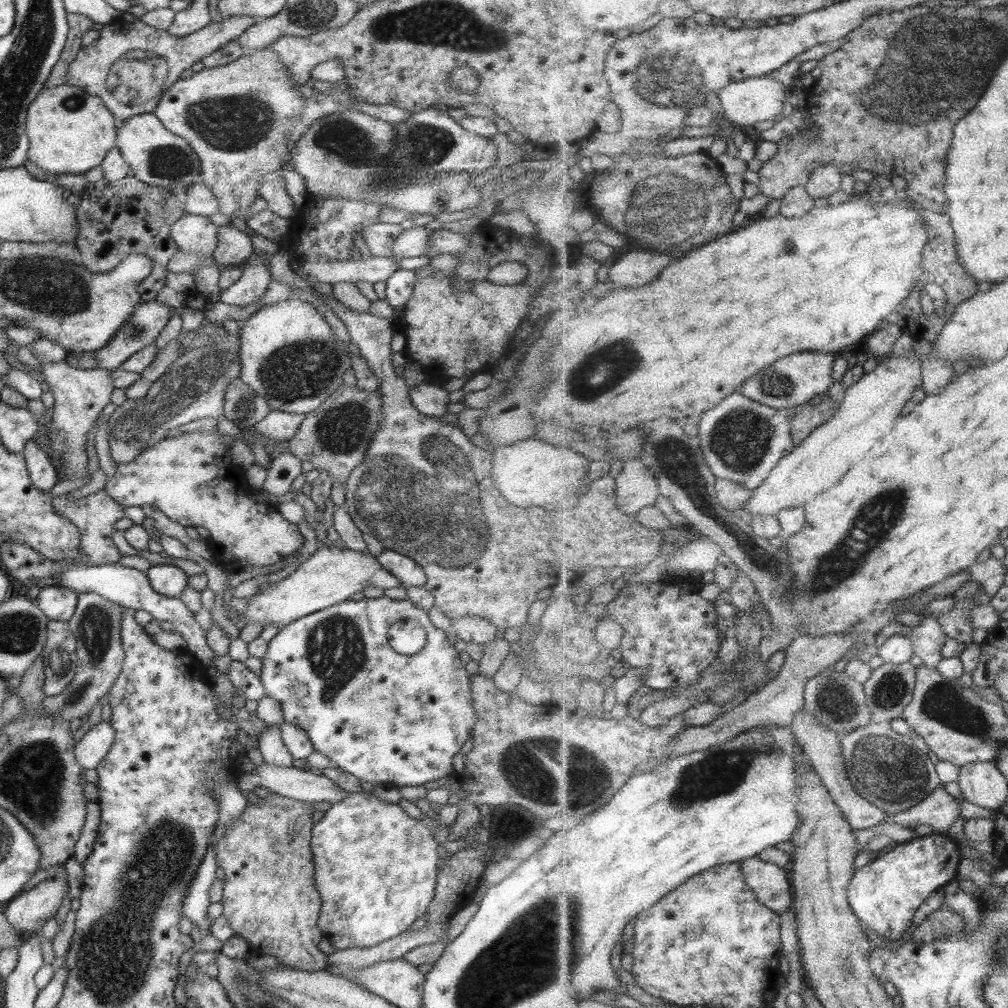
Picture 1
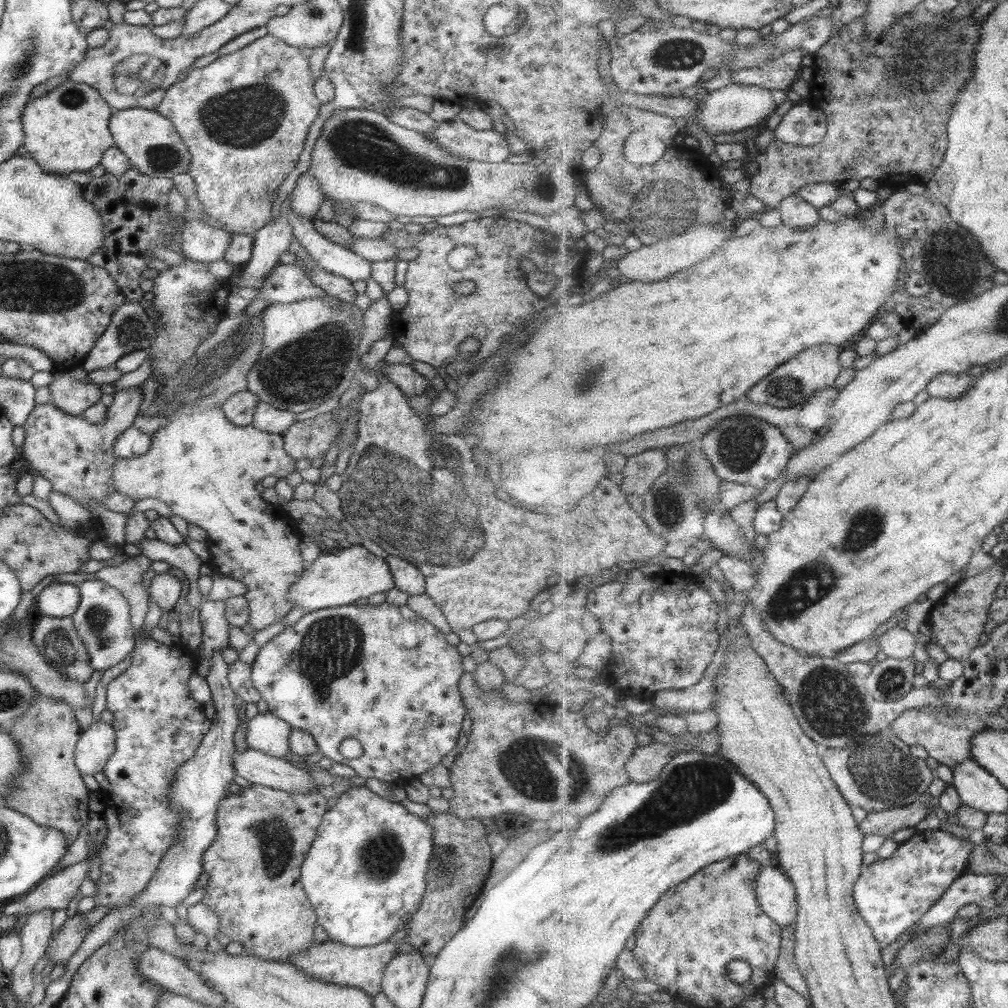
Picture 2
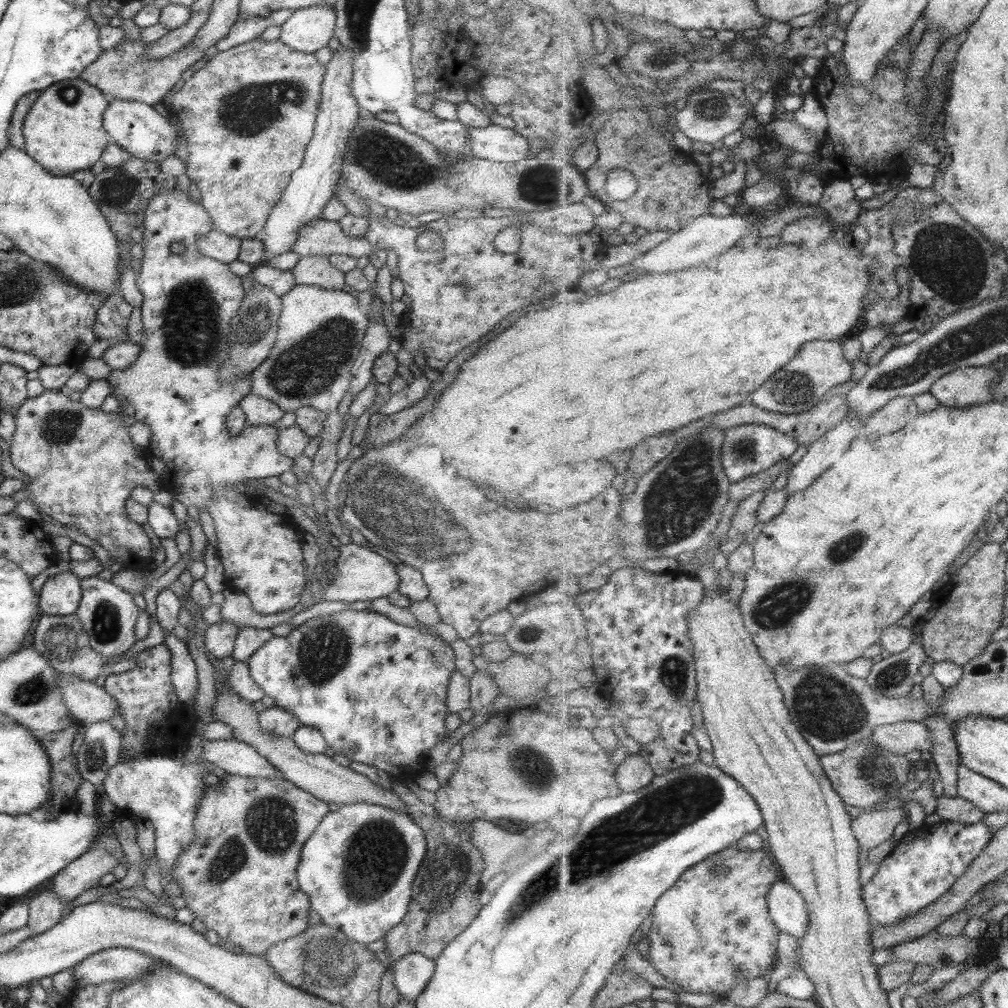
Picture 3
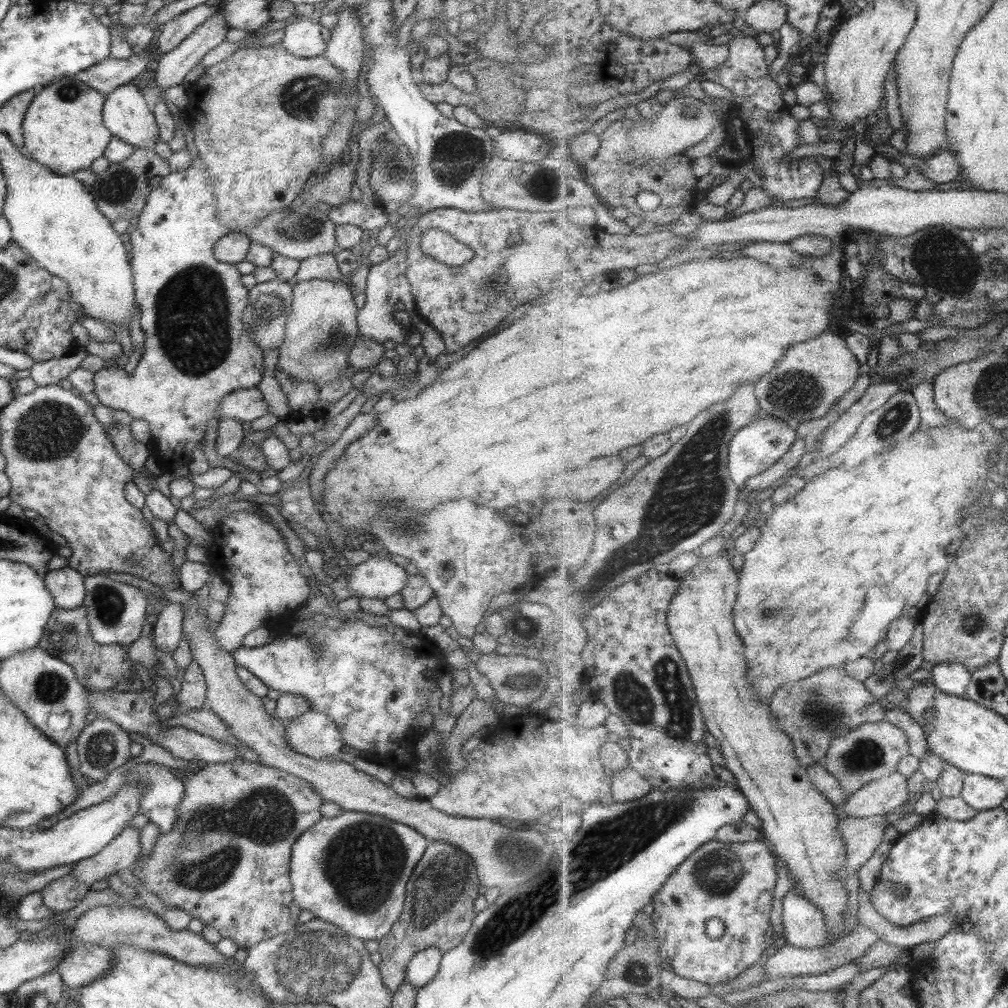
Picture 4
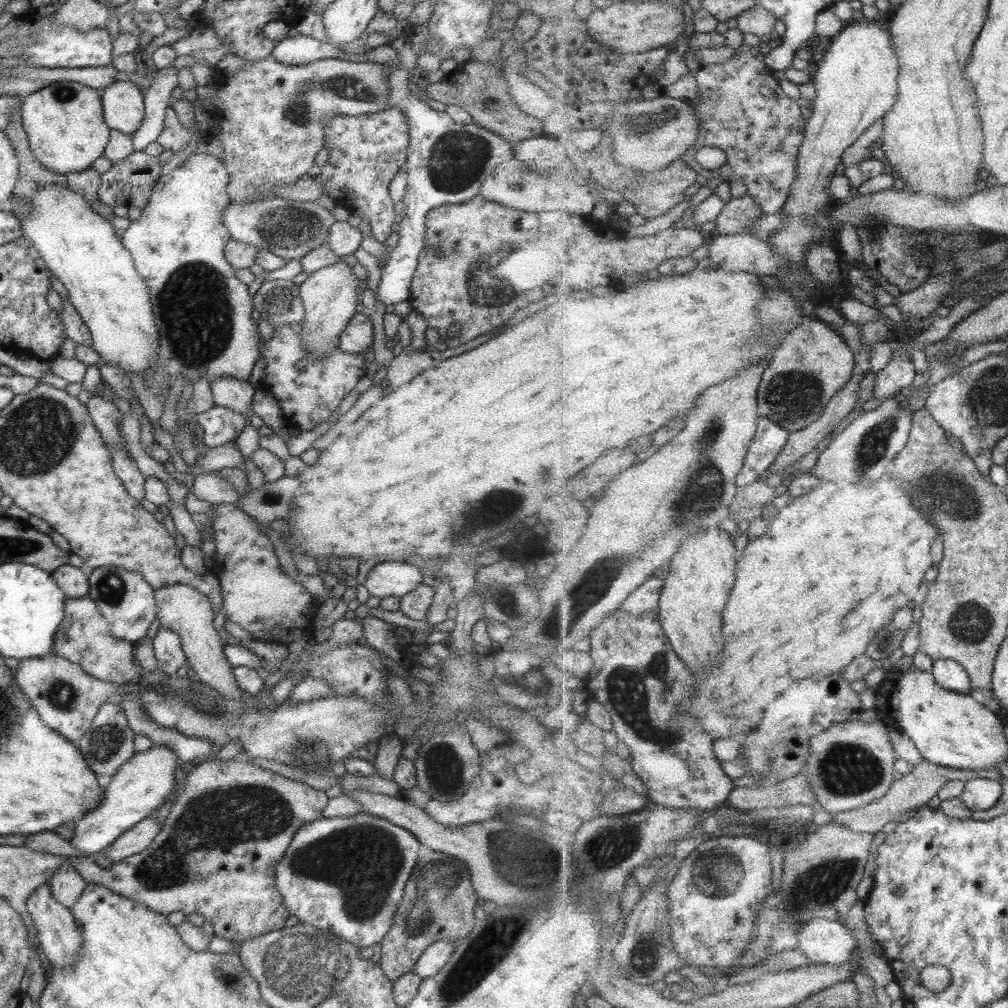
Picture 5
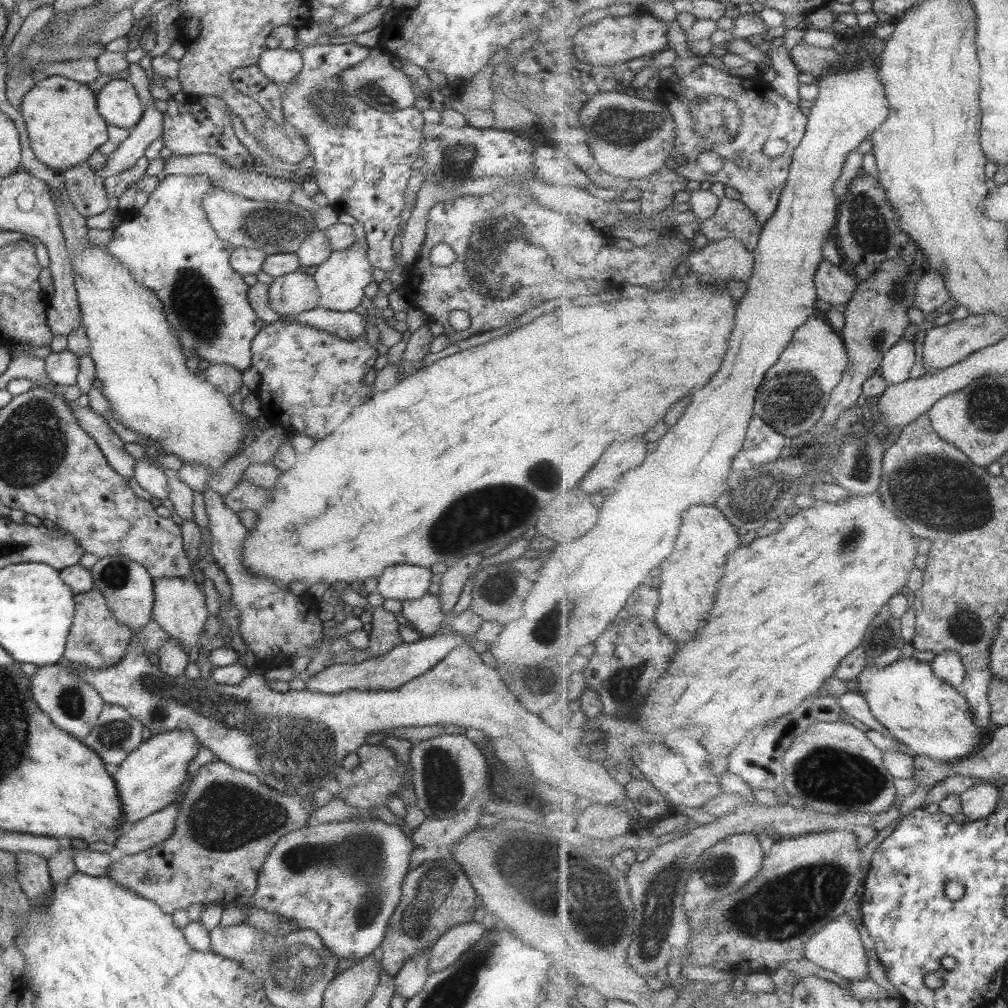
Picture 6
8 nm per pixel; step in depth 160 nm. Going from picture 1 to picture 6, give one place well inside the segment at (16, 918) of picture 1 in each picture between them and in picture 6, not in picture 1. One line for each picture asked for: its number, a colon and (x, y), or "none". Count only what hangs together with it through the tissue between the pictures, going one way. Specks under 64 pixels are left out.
2: (54, 892)
3: (84, 872)
4: (122, 851)
5: (138, 837)
6: (147, 832)

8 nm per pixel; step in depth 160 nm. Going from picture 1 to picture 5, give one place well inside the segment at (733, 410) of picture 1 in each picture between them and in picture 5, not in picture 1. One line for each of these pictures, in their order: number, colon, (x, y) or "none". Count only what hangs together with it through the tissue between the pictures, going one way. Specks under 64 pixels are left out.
2: (747, 449)
3: (749, 449)
4: (759, 446)
5: (770, 439)

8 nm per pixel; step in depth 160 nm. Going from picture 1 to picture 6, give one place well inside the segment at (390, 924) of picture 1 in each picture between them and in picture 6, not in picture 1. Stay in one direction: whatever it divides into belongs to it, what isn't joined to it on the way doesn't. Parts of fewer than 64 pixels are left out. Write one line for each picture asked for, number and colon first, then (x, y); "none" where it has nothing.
2: (363, 874)
3: (356, 869)
4: (350, 870)
5: (346, 875)
6: (342, 880)

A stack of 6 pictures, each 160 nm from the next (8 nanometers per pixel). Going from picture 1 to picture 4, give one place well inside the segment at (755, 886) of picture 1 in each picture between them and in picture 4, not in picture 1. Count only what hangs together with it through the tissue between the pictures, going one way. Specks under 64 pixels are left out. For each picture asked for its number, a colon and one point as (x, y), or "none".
2: (778, 898)
3: (787, 906)
4: (805, 926)

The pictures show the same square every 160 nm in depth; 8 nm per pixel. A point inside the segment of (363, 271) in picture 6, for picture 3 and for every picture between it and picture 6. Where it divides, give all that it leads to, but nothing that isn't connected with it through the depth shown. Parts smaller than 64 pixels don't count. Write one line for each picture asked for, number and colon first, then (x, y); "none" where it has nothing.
3: (319, 332)
4: (320, 329)
5: (329, 295)

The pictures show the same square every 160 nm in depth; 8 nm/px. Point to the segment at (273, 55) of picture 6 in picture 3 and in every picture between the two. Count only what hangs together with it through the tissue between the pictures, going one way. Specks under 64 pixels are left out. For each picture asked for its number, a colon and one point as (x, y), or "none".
3: (307, 29)
4: (301, 38)
5: (301, 49)

